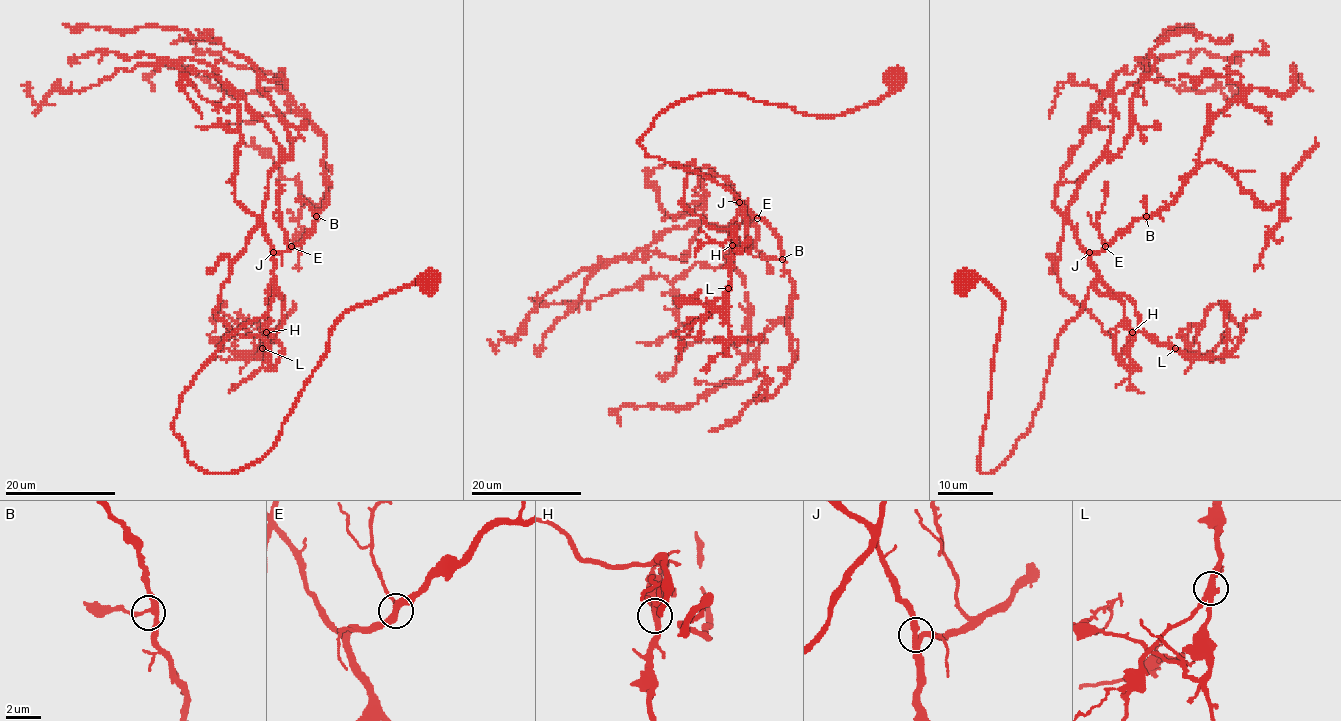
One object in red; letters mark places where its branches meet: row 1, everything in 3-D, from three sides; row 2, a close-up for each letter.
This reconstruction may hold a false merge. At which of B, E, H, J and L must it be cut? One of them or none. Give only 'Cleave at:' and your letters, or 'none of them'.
Cleave at: none of them

